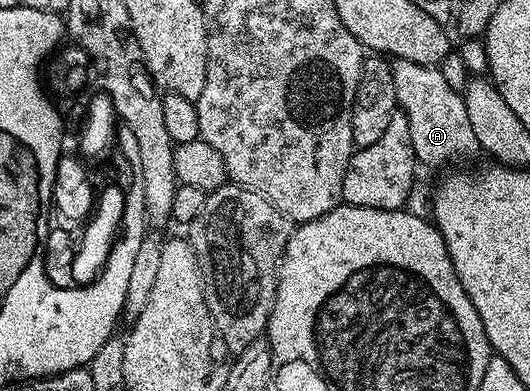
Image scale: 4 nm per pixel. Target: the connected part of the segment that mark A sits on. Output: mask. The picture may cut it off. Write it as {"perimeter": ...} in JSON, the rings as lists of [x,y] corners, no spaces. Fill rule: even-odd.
{"perimeter":[[[394,60],[392,62],[395,79],[395,95],[400,112],[407,115],[407,127],[411,131],[411,147],[415,147],[415,155],[422,166],[445,165],[448,161],[457,161],[460,157],[469,157],[478,152],[475,131],[471,131],[471,122],[467,120],[467,107],[464,96],[458,90],[447,87],[447,79],[443,79],[440,68],[420,66],[419,63]]]}

